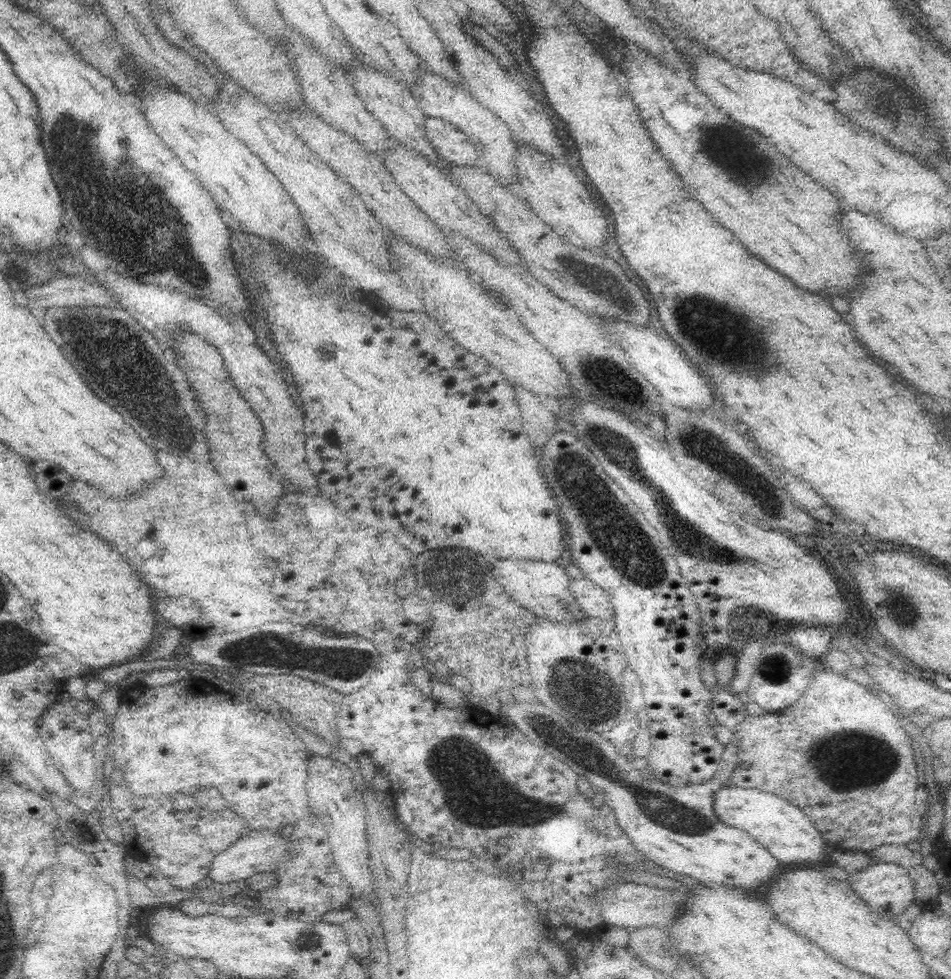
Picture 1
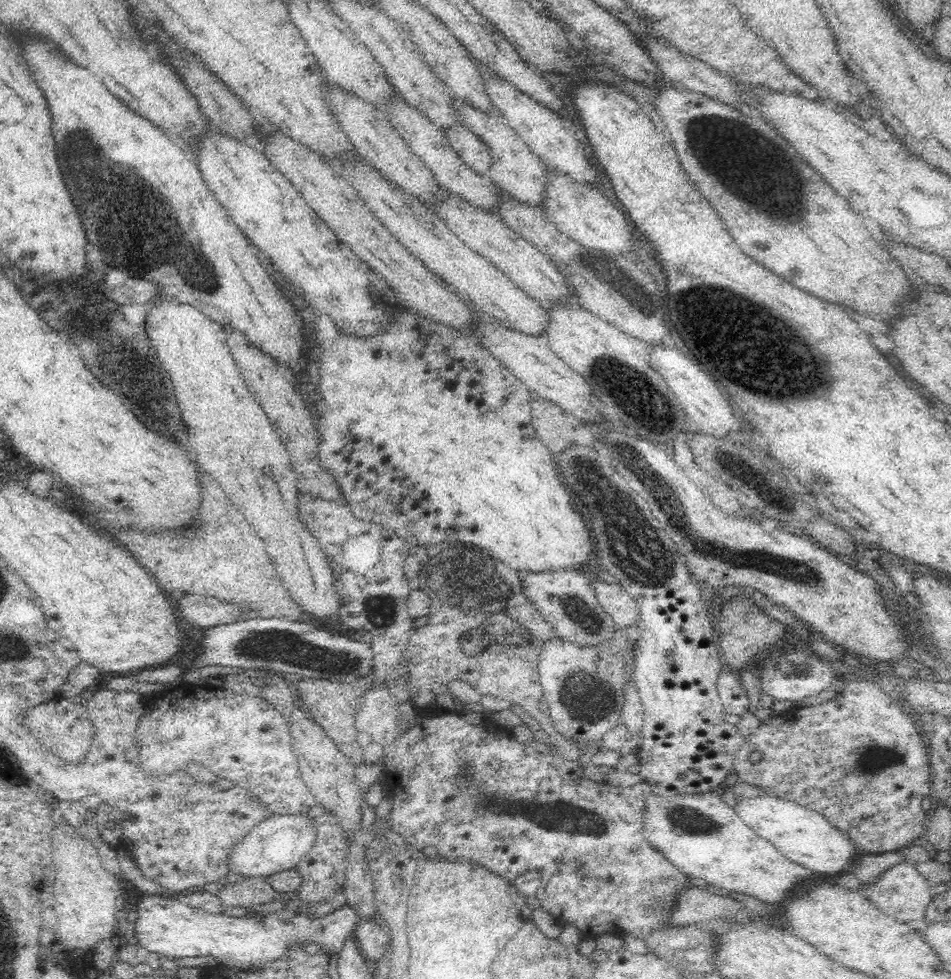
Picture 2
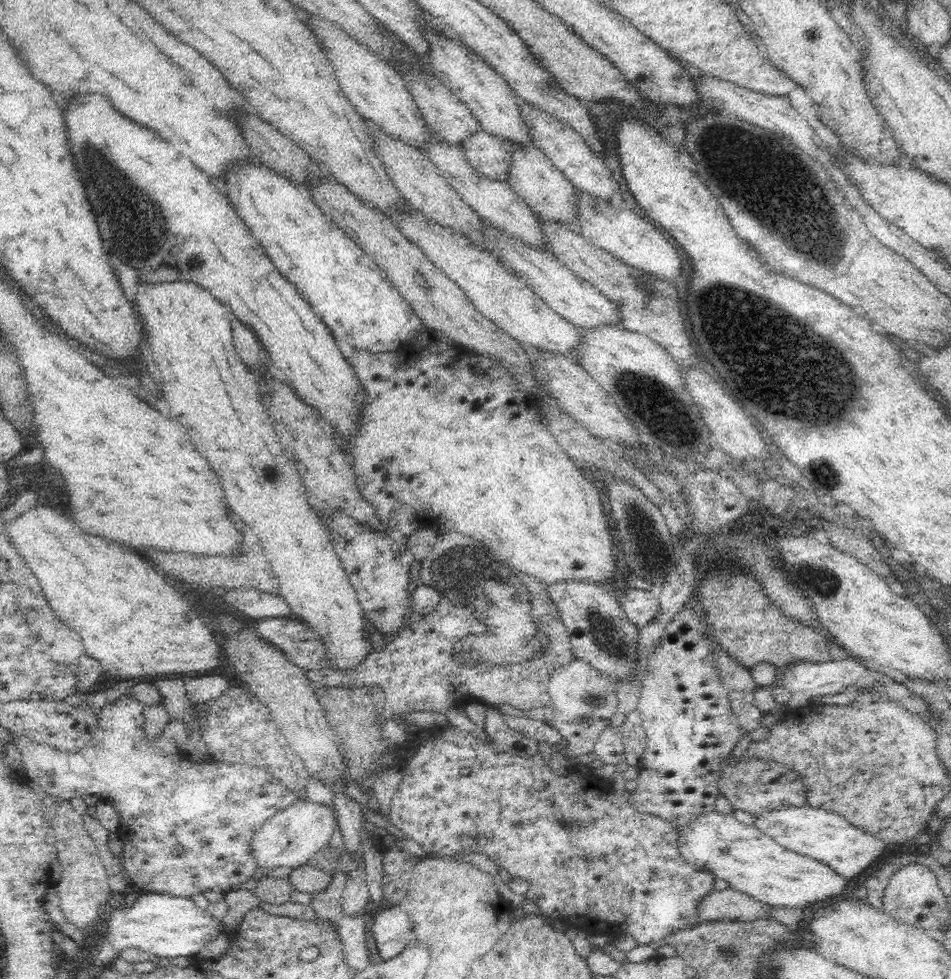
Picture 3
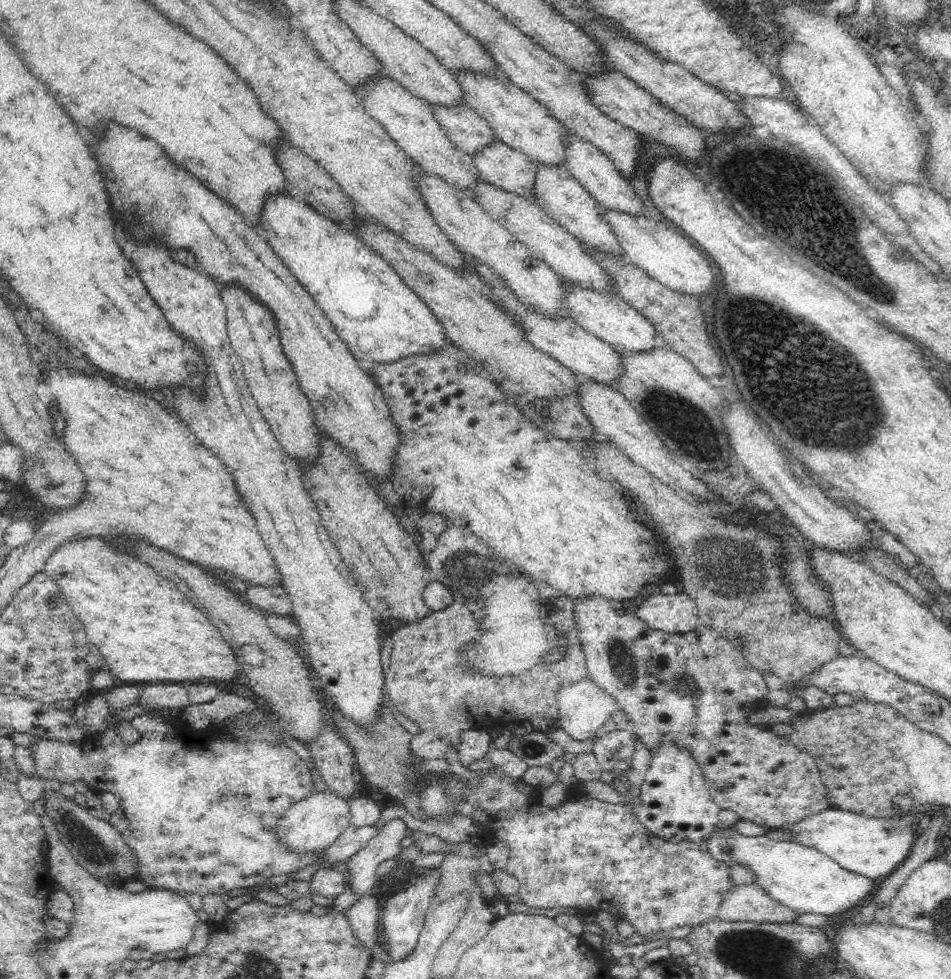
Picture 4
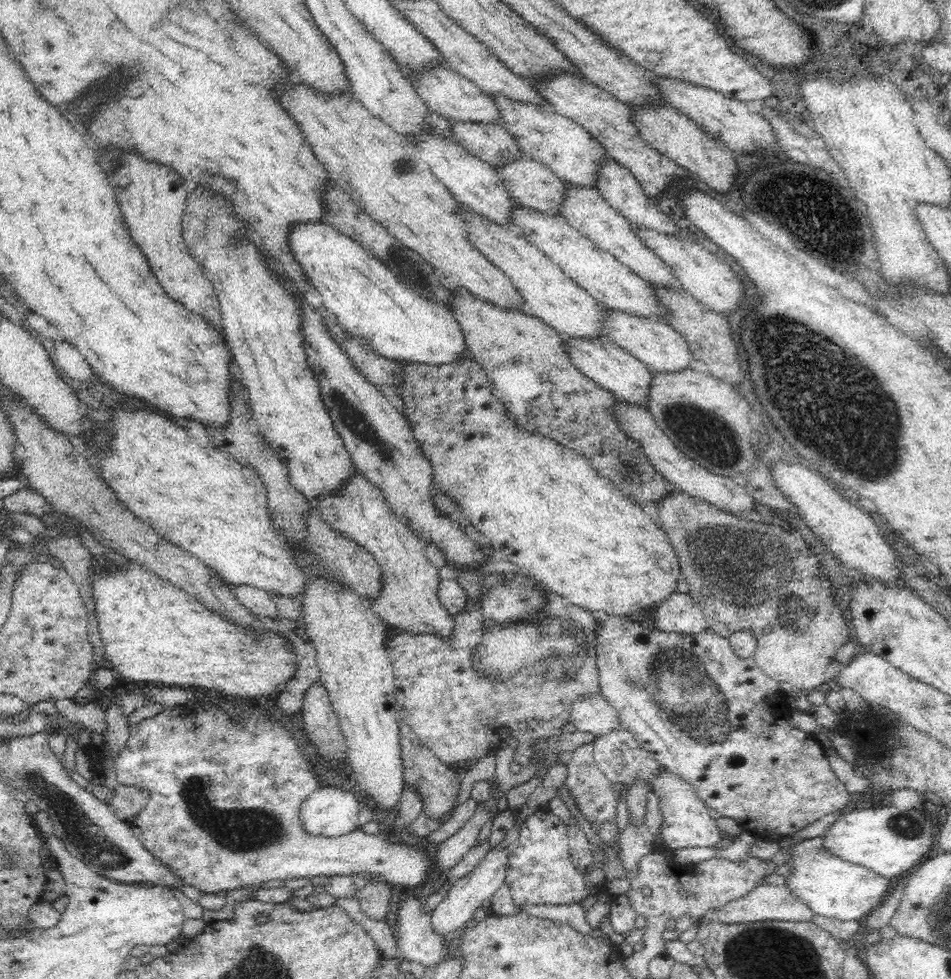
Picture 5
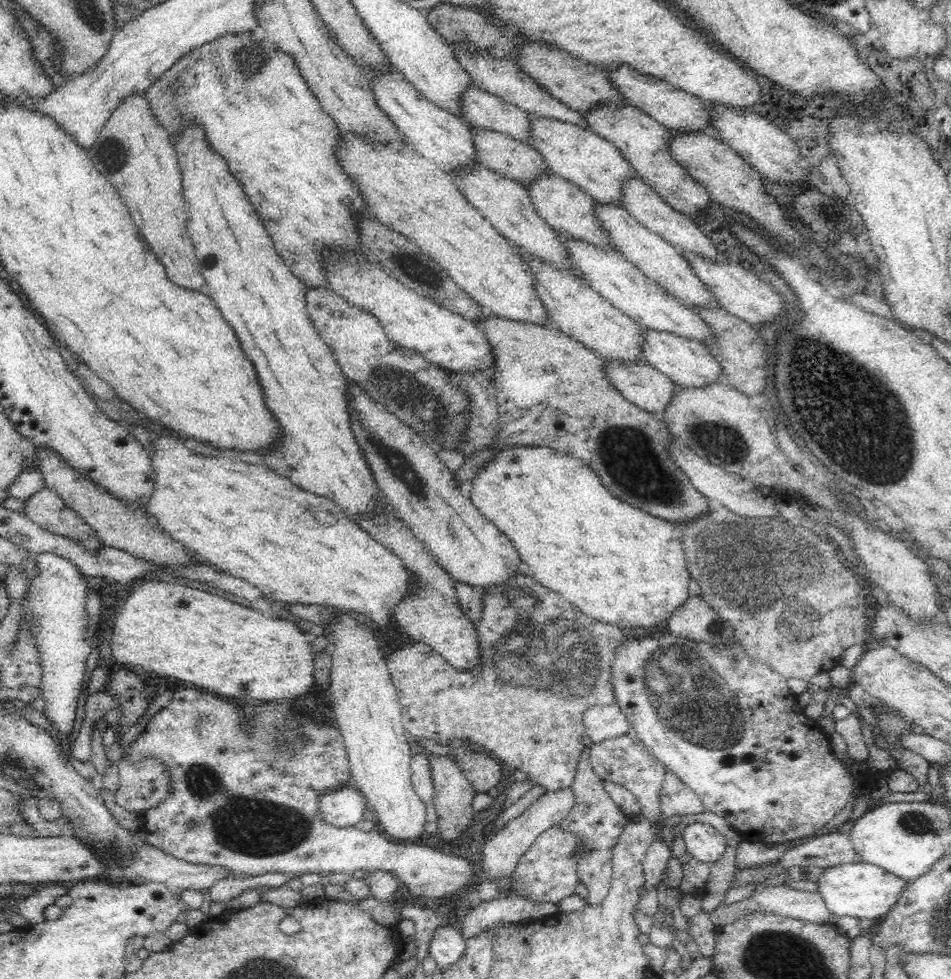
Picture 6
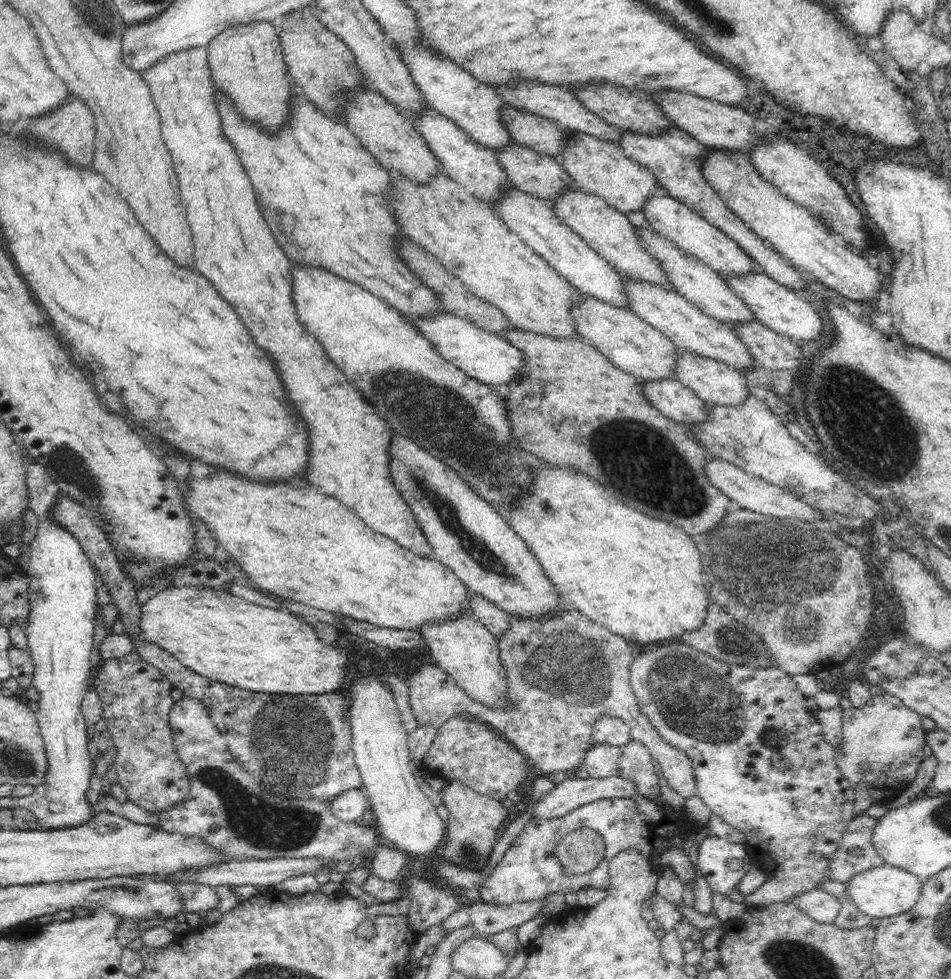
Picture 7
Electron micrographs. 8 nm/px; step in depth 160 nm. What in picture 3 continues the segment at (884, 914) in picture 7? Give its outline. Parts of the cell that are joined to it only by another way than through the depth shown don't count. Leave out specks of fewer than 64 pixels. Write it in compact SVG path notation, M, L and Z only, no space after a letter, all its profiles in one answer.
M714 810L697 816L691 823L676 829L679 832L677 847L685 862L709 870L716 879L725 880L730 888L744 892L758 902L784 908L806 908L821 905L848 888L848 879L836 874L829 866L808 856L796 856L796 852L782 848L761 830L740 822L733 814L722 814Z

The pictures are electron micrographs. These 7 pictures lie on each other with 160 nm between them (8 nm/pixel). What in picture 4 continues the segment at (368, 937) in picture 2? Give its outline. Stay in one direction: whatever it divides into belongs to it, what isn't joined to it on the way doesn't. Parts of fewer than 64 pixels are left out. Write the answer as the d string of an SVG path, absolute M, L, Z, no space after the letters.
M431 867L420 872L420 877L415 884L408 886L392 897L386 898L383 902L381 910L382 928L386 934L388 946L390 946L387 954L392 960L404 960L414 950L419 934L423 929L427 912L432 907L432 898L439 882L439 872L435 870L435 867Z

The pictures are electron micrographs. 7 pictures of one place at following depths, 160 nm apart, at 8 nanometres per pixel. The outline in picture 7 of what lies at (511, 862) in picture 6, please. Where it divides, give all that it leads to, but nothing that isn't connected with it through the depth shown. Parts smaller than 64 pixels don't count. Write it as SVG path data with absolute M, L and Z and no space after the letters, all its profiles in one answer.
M577 775L557 784L534 805L531 818L546 820L560 818L584 803L603 798L628 798L634 796L638 786L631 778L610 776L610 778L589 778Z

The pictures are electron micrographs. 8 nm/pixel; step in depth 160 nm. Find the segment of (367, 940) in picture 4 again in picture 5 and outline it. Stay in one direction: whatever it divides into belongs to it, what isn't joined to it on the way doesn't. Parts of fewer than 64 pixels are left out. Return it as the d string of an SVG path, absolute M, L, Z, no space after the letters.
M382 881L366 884L355 894L362 912L372 920L385 920L392 894L391 888L390 883Z

